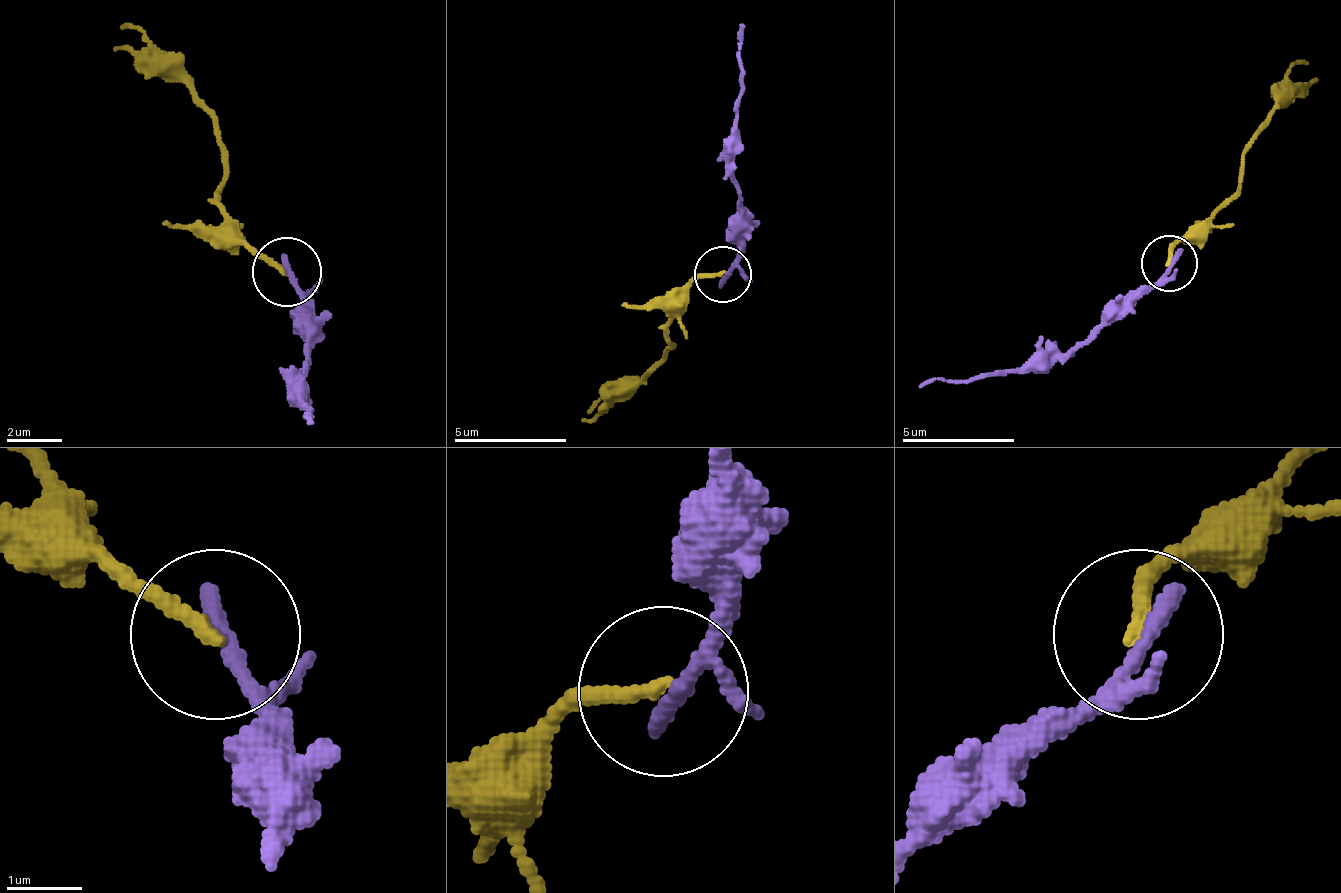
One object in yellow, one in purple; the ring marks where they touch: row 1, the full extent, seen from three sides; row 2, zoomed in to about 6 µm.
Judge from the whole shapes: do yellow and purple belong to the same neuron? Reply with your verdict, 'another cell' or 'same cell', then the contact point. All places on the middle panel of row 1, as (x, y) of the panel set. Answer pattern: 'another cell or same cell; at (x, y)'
another cell; at (723, 274)

